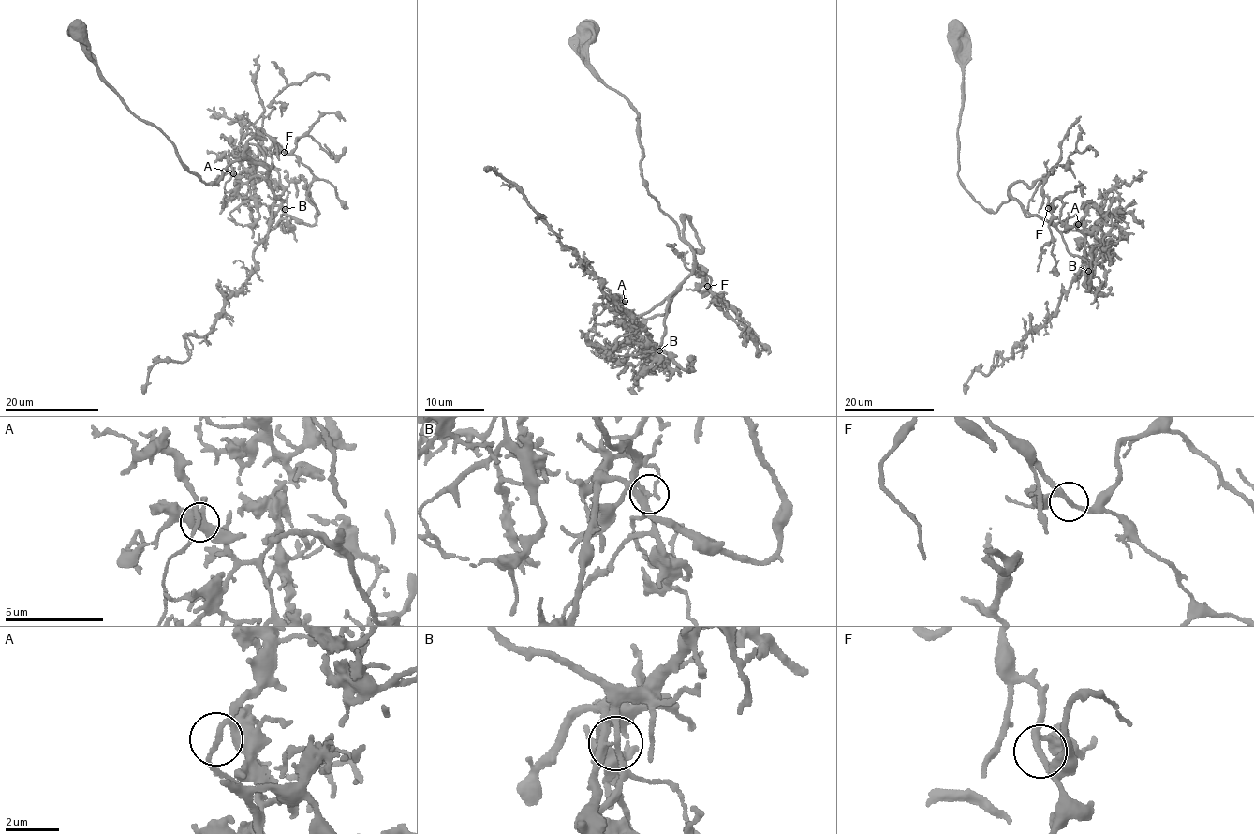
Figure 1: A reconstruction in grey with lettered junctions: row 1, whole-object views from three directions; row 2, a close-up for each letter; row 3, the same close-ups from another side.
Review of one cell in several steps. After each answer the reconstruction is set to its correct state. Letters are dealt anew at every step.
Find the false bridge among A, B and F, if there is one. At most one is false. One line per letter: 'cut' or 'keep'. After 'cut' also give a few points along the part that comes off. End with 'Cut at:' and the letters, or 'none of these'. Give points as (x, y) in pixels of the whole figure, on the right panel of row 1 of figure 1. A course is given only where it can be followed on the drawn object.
A: keep
B: cut; course (1089, 271), (1084, 265), (1056, 311), (1011, 355), (1005, 359), (999, 354), (986, 375), (977, 367), (965, 394)
F: keep
Cut at: B

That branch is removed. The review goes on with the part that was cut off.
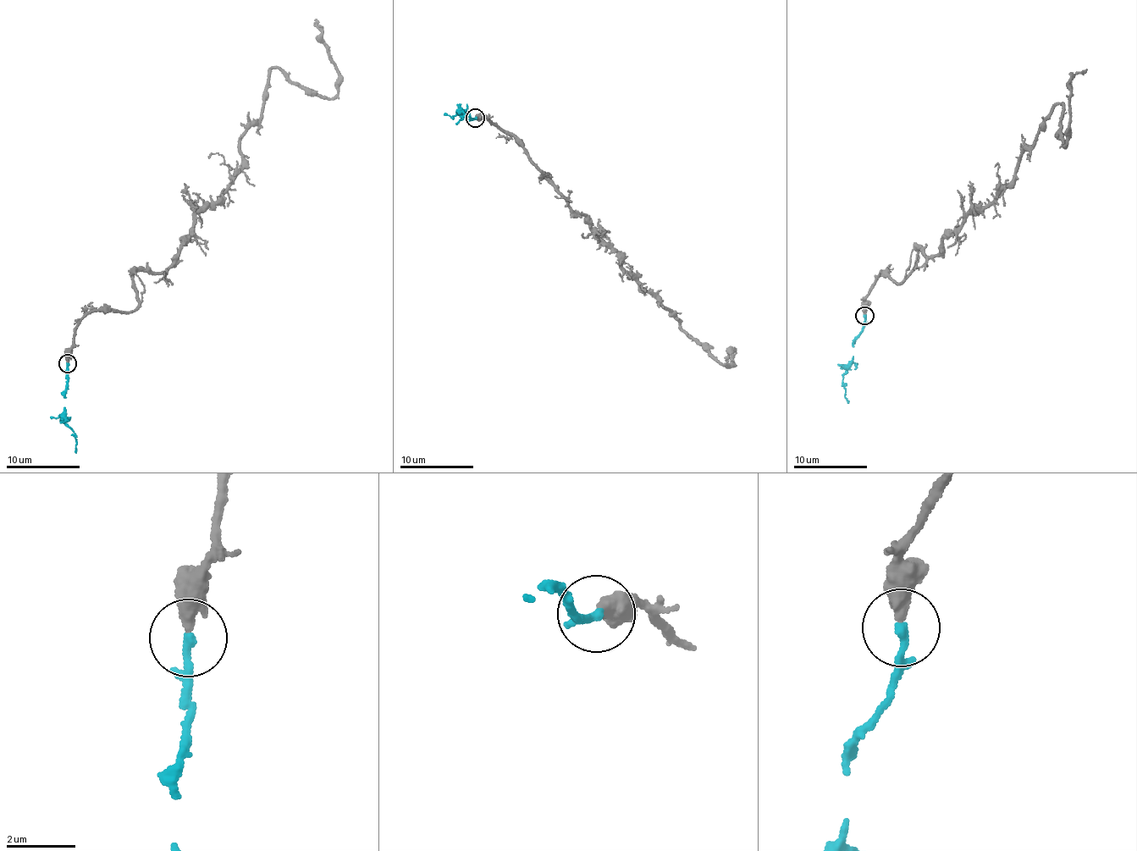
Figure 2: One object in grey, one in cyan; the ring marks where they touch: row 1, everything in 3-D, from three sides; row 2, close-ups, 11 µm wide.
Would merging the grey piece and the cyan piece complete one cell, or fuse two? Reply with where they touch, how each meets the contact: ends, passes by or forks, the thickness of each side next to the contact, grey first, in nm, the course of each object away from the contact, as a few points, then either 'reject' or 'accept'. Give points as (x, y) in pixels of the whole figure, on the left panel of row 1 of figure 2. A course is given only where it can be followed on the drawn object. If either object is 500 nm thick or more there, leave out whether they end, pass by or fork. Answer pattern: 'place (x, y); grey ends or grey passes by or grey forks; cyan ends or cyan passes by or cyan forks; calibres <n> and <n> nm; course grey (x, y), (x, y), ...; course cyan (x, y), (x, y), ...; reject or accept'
place (68, 363); grey ends; cyan ends; calibres 400 and 260 nm; course grey (67, 362), (76, 324), (136, 307), (133, 275), (168, 268), (221, 198), (270, 69), (337, 93), (315, 19); course cyan (67, 364), (64, 411), (68, 428), (74, 433), (74, 452); accept

